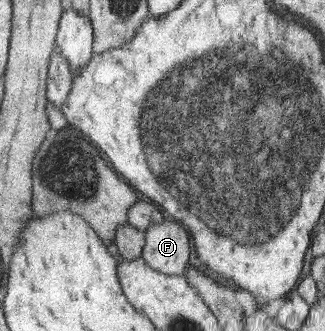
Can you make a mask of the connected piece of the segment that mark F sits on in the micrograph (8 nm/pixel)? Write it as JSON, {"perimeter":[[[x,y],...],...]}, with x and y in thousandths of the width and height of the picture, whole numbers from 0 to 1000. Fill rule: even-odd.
{"perimeter":[[[535,662],[458,683],[449,707],[449,749],[437,767],[449,795],[508,828],[569,831],[588,773],[582,695]]]}

